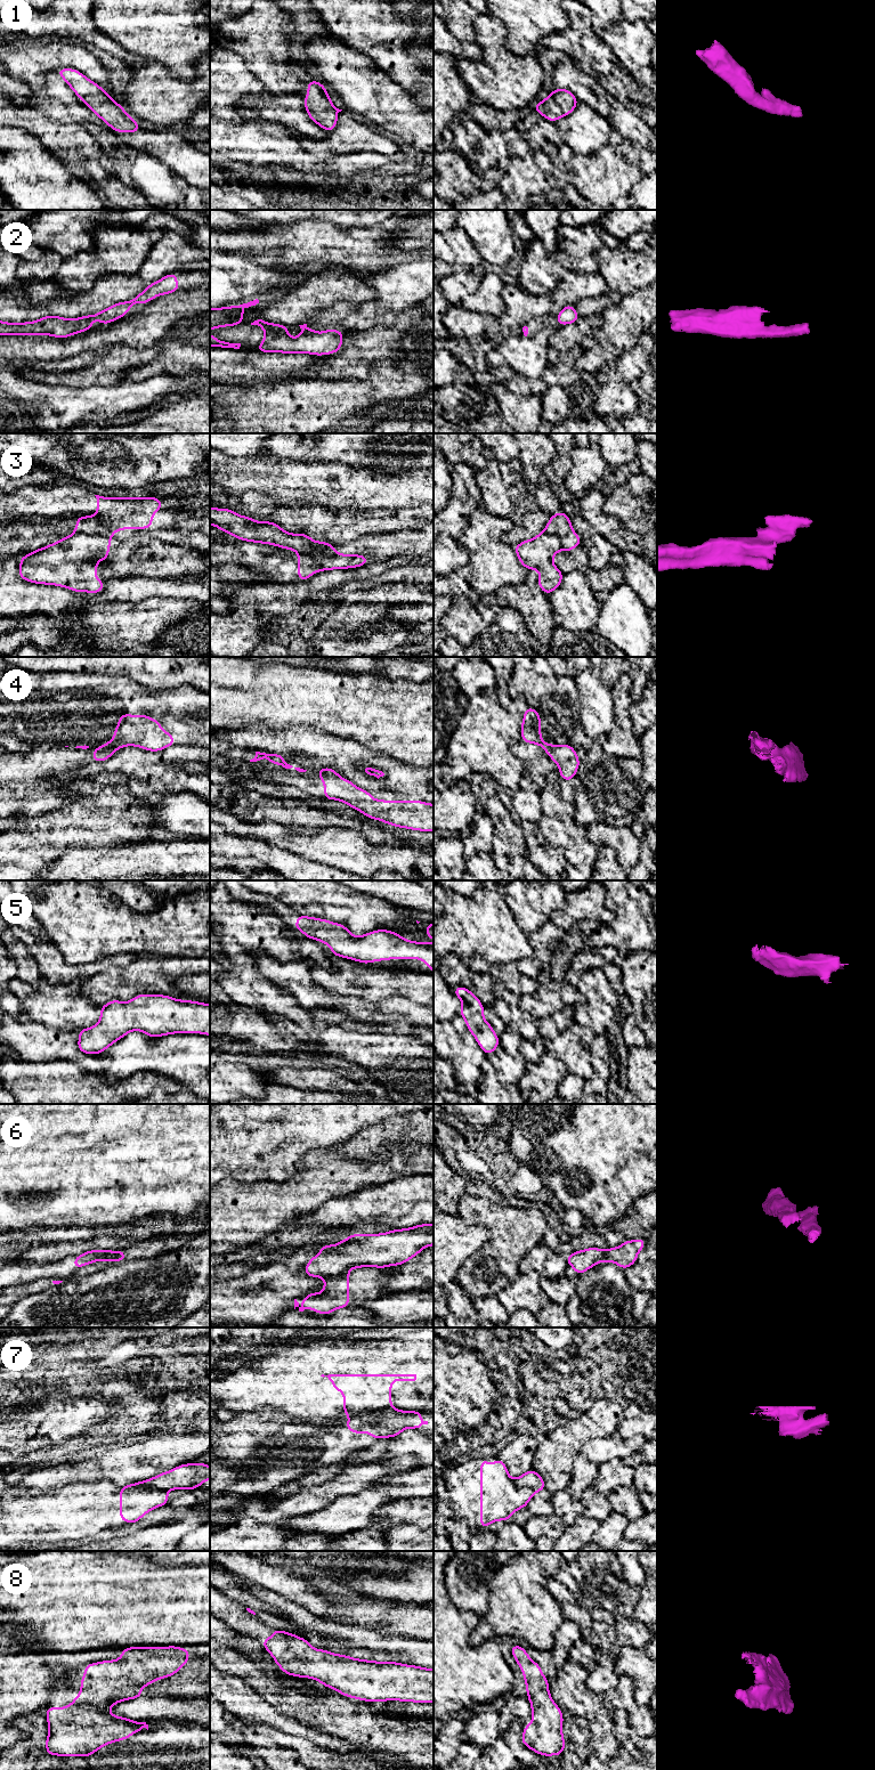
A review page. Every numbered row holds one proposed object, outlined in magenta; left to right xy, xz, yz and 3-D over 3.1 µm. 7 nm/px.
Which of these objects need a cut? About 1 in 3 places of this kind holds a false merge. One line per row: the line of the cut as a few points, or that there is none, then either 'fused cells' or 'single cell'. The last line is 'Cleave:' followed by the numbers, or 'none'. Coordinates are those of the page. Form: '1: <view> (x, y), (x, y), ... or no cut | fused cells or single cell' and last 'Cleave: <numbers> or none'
1: no cut | single cell
2: no cut | single cell
3: xy (74, 532), (111, 536) | fused cells
4: xy (95, 748), (115, 749) | fused cells
5: no cut | single cell
6: xz (348, 1269), (325, 1279) | fused cells
7: xz (390, 1406), (377, 1414), (358, 1415), (351, 1419) | fused cells
8: no cut | single cell
Cleave: 3, 4, 6, 7

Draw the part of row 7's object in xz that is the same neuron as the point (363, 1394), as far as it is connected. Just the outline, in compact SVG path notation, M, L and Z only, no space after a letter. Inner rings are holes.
M329 1374L321 1377L327 1377L334 1385L332 1389L335 1391L343 1391L343 1414L349 1415L351 1419L358 1416L366 1416L367 1414L374 1414L374 1422L381 1420L379 1413L383 1410L391 1407L391 1382L392 1381L415 1381L416 1374Z

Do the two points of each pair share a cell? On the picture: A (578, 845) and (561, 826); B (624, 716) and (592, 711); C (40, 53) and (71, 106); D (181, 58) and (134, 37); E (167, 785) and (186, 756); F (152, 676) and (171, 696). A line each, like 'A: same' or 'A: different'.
A: same
B: different
C: different
D: same
E: same
F: different

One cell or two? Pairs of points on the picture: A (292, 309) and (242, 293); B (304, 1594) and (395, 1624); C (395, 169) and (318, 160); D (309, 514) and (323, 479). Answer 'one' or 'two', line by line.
A: two
B: one
C: one
D: two

